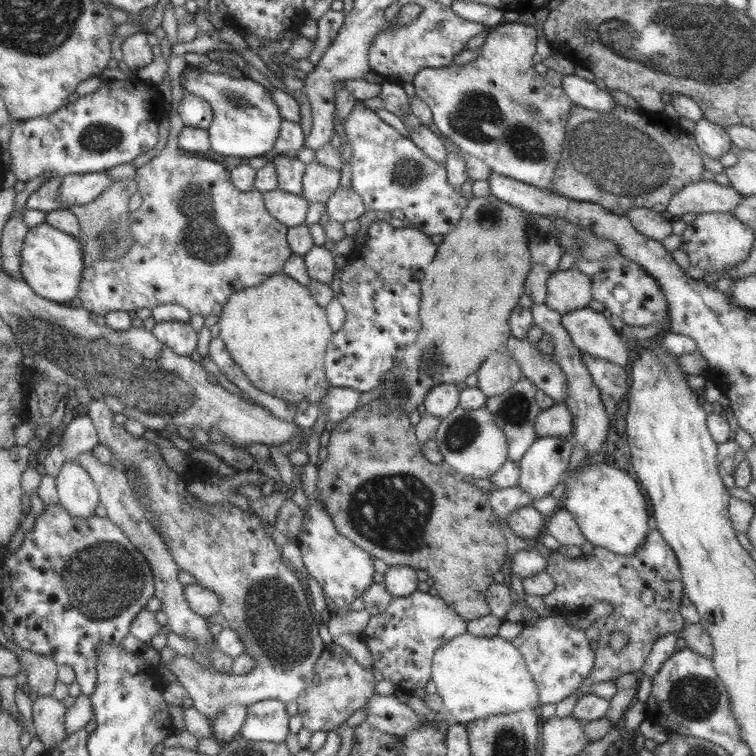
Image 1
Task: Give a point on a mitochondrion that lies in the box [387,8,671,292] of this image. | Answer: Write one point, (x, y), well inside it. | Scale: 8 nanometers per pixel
(481, 118)

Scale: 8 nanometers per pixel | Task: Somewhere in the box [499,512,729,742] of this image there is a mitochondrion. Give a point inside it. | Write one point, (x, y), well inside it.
(696, 698)

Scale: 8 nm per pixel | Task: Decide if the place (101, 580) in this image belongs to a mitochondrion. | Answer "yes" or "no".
yes

